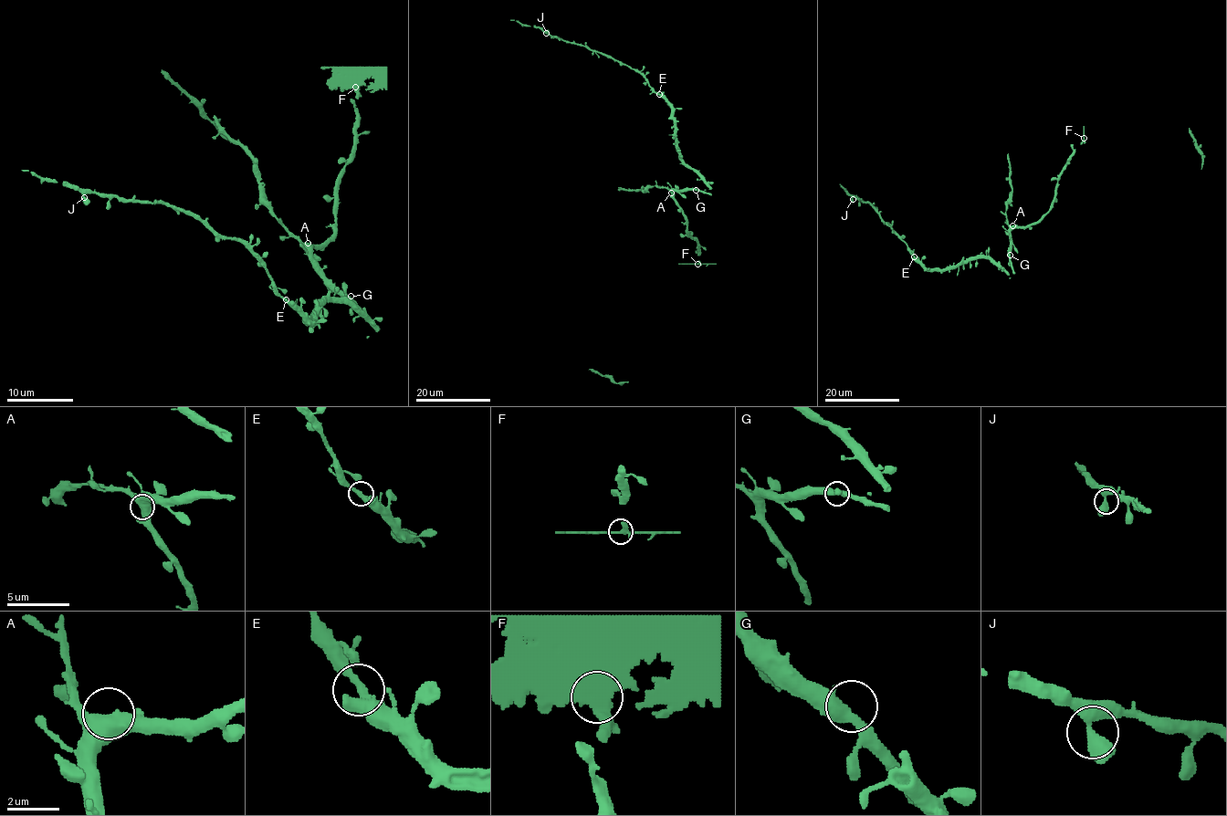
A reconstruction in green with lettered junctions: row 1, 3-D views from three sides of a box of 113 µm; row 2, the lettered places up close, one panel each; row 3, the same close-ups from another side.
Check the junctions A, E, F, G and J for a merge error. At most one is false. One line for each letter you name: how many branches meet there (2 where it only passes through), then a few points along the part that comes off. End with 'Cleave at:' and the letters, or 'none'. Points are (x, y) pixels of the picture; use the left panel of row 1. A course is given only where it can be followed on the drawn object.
F: 3 | (355, 88), (351, 88), (330, 68), (320, 66)
Cleave at: F

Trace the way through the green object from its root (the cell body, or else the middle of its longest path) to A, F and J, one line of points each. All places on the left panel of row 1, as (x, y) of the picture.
A: (349, 299), (322, 275), (312, 256), (312, 248), (308, 243)
F: (349, 299), (322, 275), (311, 248), (320, 246), (334, 232), (338, 180), (354, 145), (355, 88)
J: (349, 299), (375, 329), (347, 303), (328, 301), (306, 319), (243, 243), (183, 212), (163, 204), (84, 197)

